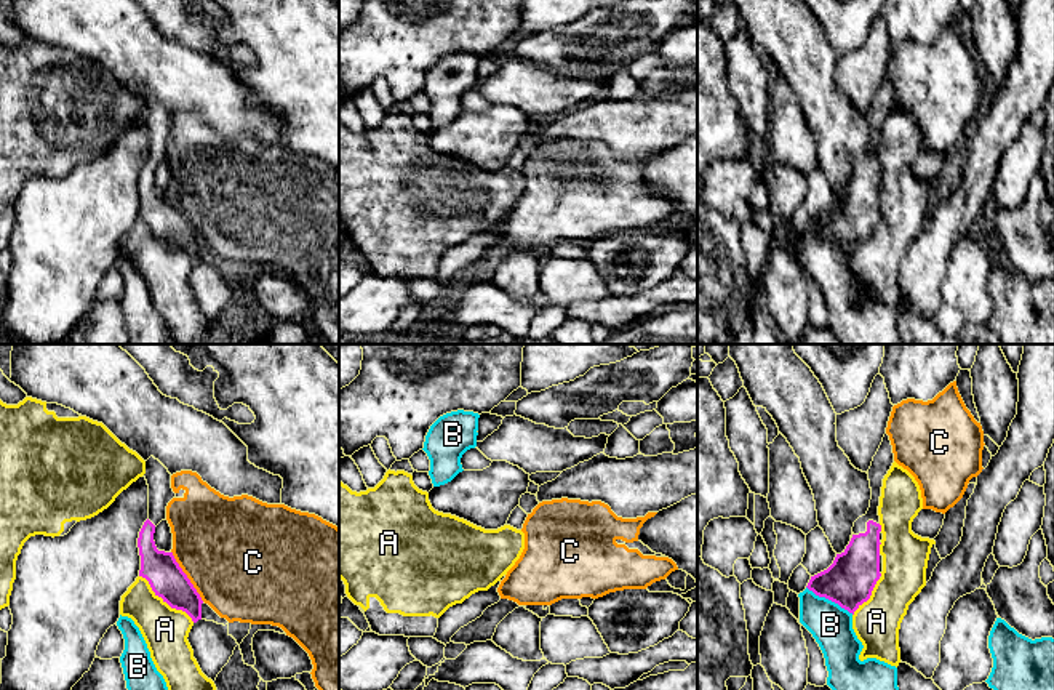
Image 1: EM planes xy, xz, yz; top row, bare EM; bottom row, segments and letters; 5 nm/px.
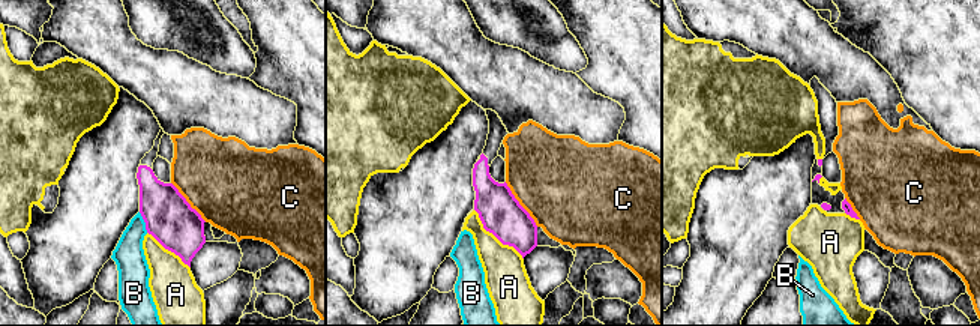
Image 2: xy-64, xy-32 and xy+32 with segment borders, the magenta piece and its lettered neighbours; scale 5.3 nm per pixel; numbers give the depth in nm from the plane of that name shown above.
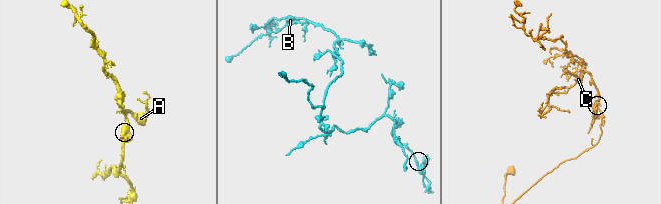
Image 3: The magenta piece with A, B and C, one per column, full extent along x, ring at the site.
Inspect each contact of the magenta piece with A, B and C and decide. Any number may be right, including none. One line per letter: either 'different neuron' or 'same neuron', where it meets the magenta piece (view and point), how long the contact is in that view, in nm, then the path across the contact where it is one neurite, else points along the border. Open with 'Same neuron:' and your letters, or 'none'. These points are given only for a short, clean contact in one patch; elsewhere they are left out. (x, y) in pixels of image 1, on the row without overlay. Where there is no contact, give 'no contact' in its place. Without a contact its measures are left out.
Same neuron: none
A: different neuron; contact xy (165, 242); length 360 nm
B: different neuron; contact yz (830, 240); length 280 nm
C: different neuron; contact xy (186, 218); length 300 nm; border xy (171, 192), (178, 207), (203, 242)

